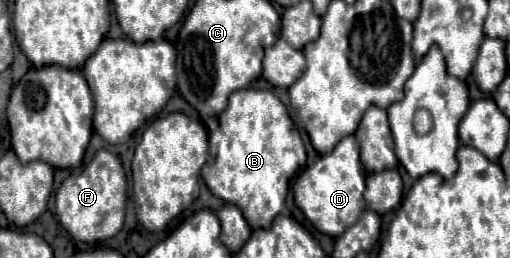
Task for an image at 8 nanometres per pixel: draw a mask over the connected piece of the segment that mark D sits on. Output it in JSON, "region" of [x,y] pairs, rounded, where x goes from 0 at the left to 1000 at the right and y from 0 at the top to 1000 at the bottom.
{"region":[[[694,523],[675,531],[647,601],[627,609],[612,647],[596,655],[576,709],[576,779],[600,849],[627,895],[647,919],[663,919],[675,888],[690,880],[698,849],[718,810],[714,787],[714,717],[718,663],[706,624],[706,570]]]}

